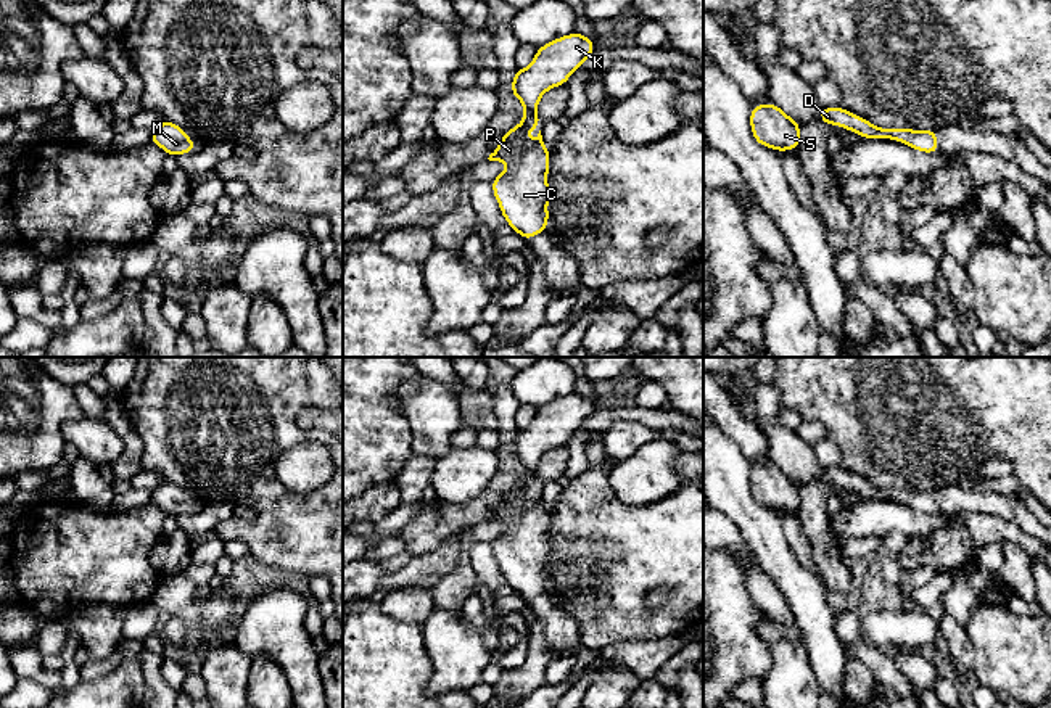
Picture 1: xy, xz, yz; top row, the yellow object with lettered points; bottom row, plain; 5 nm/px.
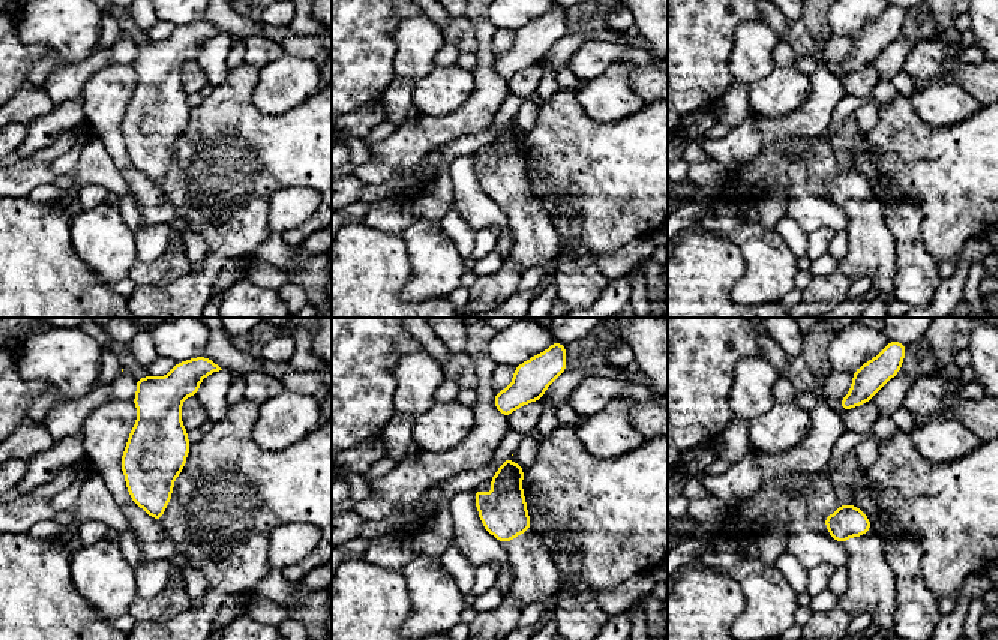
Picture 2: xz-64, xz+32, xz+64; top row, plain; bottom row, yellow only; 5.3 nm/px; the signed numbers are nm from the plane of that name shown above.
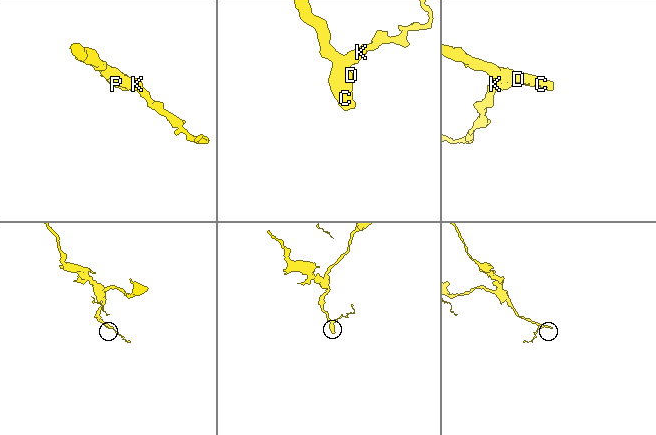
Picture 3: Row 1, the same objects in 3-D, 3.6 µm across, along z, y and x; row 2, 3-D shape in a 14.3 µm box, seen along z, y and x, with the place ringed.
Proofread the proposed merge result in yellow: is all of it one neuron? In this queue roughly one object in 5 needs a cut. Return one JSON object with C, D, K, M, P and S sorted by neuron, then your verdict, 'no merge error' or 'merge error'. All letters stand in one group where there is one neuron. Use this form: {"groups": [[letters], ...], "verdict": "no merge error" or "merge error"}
{"groups": [["C", "D", "K", "M", "P", "S"]], "verdict": "no merge error"}

